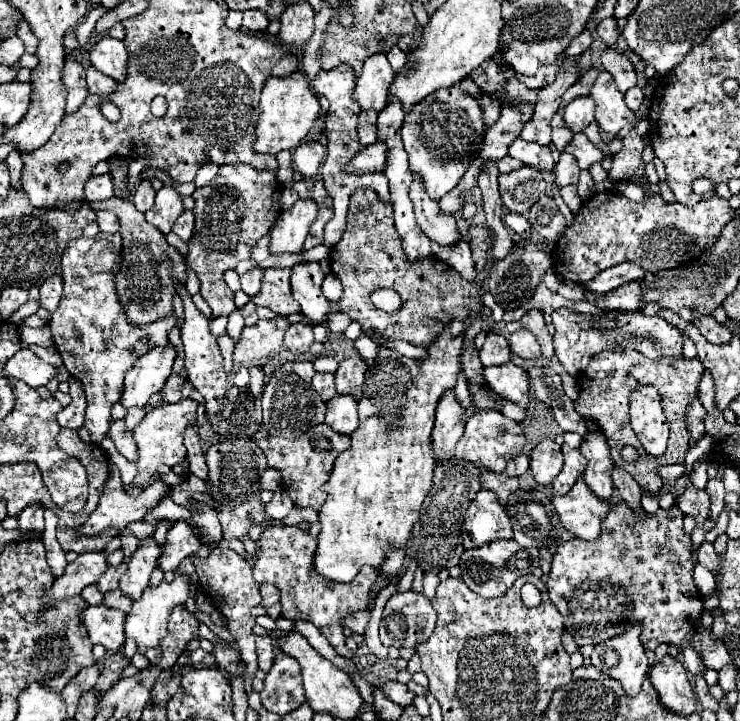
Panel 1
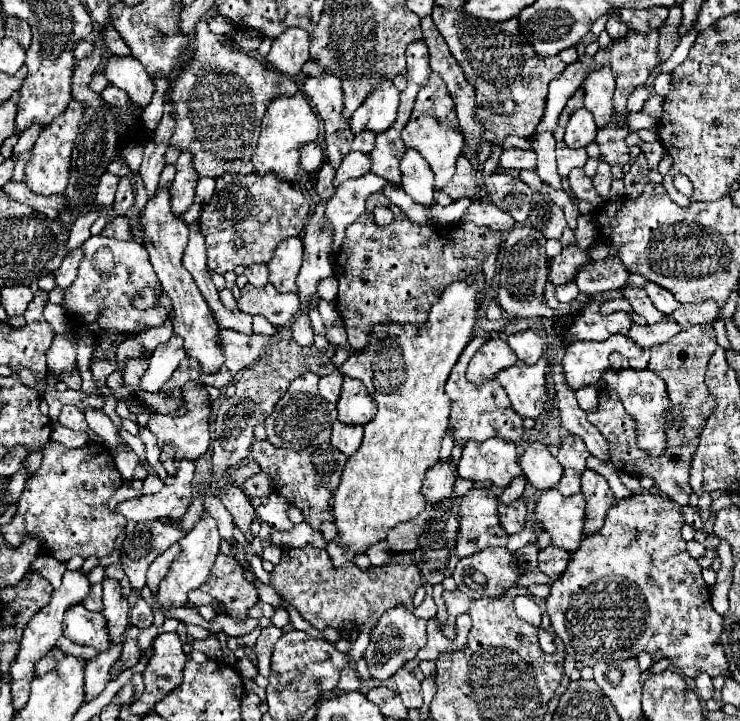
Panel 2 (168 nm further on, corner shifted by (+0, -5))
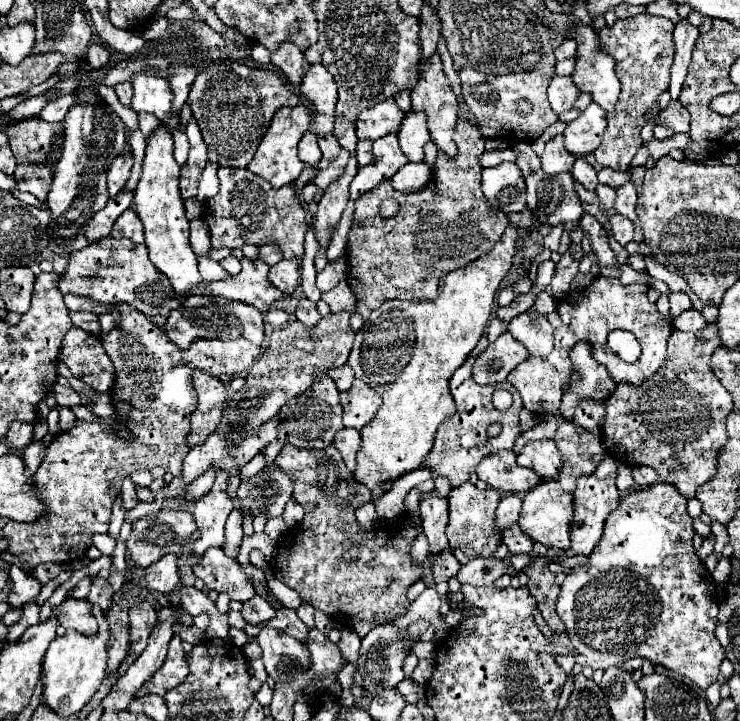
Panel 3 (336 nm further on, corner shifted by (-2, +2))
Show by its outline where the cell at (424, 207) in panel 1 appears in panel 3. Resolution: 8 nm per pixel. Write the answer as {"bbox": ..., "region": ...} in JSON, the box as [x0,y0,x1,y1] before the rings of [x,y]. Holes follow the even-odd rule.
{"bbox":[399,112,431,164],"region":[[[407,112],[405,120],[401,124],[401,130],[399,130],[399,144],[401,144],[407,160],[415,162],[415,164],[425,162],[423,148],[429,140],[431,138],[429,138],[429,130],[425,124],[425,114],[423,112],[419,112],[419,114]]]}

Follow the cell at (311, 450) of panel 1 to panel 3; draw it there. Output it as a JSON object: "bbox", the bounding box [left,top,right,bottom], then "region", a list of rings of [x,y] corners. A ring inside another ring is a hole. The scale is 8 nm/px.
{"bbox":[275,444,435,638],"region":[[[285,444],[275,458],[275,466],[281,468],[287,476],[293,476],[293,498],[305,508],[305,518],[297,528],[289,530],[289,534],[284,538],[283,548],[279,550],[279,556],[275,556],[275,576],[295,592],[299,592],[303,602],[309,602],[315,610],[325,612],[327,616],[345,616],[349,628],[353,628],[361,638],[377,624],[389,620],[389,618],[399,618],[405,614],[411,606],[407,600],[407,590],[413,582],[421,580],[423,576],[423,566],[417,564],[411,558],[411,542],[417,536],[417,530],[411,526],[411,516],[419,516],[419,500],[423,492],[429,492],[435,488],[433,480],[427,480],[419,486],[415,486],[407,496],[405,496],[404,520],[400,523],[378,522],[371,530],[365,532],[357,524],[355,510],[371,500],[371,492],[365,486],[355,486],[353,474],[347,470],[345,462],[341,460],[341,454],[335,450],[331,444],[329,448],[317,452],[304,448],[295,448],[291,444]]]}

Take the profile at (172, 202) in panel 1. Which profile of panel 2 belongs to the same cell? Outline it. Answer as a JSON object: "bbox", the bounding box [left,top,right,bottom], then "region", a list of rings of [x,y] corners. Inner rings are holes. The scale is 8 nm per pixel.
{"bbox":[171,151,199,215],"region":[[[183,151],[179,155],[175,167],[177,167],[177,175],[175,175],[175,181],[171,183],[171,209],[175,211],[175,215],[183,215],[195,199],[193,183],[197,185],[197,181],[199,181],[197,173],[195,173],[195,181],[193,181],[191,151]]]}

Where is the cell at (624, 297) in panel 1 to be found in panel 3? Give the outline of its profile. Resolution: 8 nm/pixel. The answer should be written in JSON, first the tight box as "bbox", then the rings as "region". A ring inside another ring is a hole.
{"bbox":[669,292,691,316],"region":[[[669,292],[669,302],[671,302],[673,316],[679,316],[683,310],[691,308],[691,300],[685,292]]]}

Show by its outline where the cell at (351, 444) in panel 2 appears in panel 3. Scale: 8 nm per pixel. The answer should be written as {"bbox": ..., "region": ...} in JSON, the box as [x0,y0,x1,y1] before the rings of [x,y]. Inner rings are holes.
{"bbox":[333,428,361,472],"region":[[[343,428],[343,430],[337,432],[337,436],[333,438],[333,444],[335,444],[337,450],[341,452],[347,468],[353,472],[353,470],[355,470],[355,452],[361,448],[361,434],[359,434],[357,430]]]}

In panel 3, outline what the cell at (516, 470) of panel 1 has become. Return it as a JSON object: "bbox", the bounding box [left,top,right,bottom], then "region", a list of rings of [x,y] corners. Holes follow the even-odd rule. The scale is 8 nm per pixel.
{"bbox":[497,494,521,532],"region":[[[505,494],[497,506],[497,530],[503,532],[503,528],[517,522],[519,512],[521,512],[521,498],[517,494]]]}

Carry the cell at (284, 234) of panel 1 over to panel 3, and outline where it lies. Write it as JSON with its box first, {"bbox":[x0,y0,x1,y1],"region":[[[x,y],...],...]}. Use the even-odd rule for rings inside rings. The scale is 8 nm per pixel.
{"bbox":[269,260,301,294],"region":[[[281,260],[279,264],[269,268],[269,280],[275,288],[279,288],[285,294],[291,294],[301,280],[299,274],[299,260]]]}

